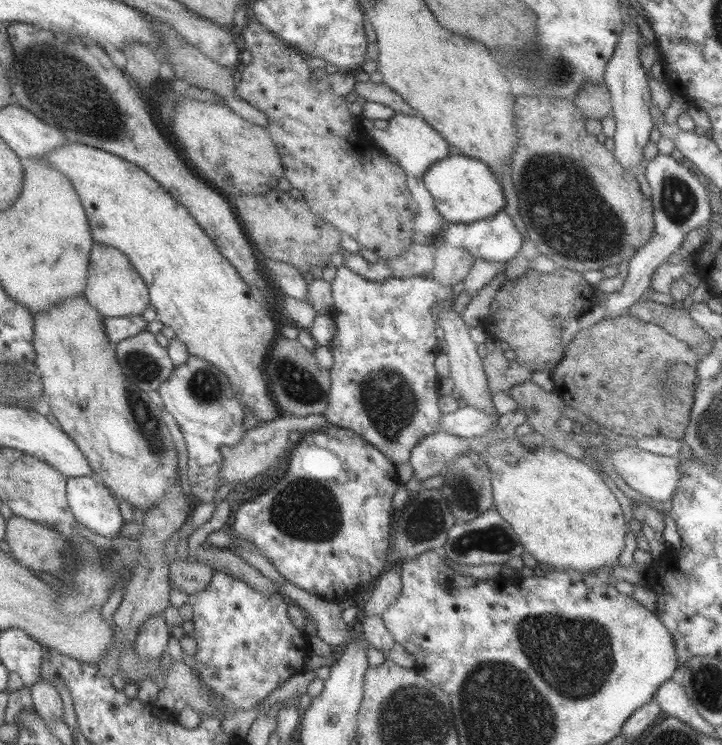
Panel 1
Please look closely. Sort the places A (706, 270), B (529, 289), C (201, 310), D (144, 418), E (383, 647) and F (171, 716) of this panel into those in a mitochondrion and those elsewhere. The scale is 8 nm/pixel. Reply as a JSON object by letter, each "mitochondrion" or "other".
{"A":"other","B":"other","C":"other","D":"mitochondrion","E":"other","F":"other"}

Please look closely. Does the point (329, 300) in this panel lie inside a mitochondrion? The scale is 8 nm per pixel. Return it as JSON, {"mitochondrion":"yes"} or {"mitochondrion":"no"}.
{"mitochondrion":"no"}

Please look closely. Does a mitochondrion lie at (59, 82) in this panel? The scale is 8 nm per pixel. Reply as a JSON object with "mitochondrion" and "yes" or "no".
{"mitochondrion":"yes"}

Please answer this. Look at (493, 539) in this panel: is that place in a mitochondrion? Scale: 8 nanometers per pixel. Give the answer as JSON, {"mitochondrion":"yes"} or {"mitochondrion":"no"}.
{"mitochondrion":"yes"}

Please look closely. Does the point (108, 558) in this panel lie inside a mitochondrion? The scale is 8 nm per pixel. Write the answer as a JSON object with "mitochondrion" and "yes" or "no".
{"mitochondrion":"yes"}

